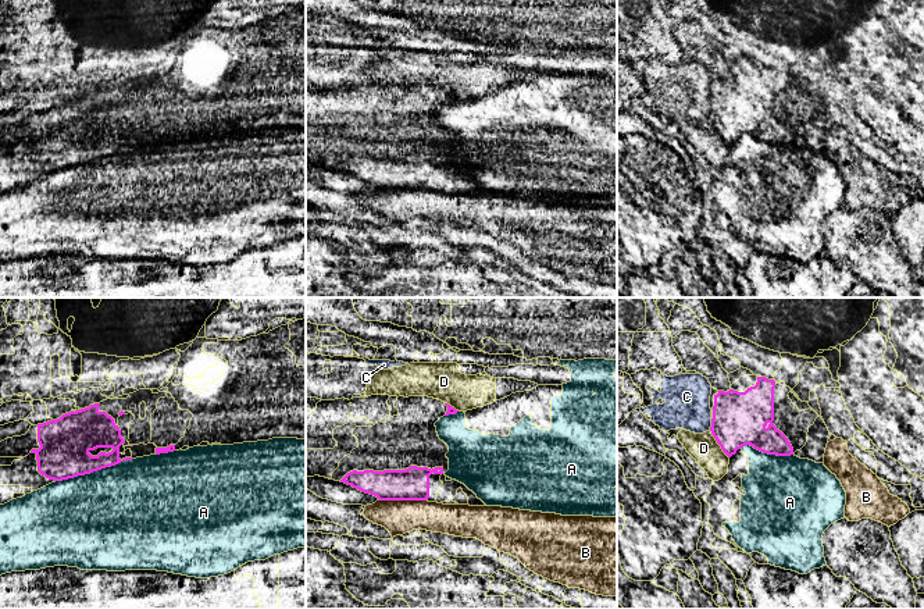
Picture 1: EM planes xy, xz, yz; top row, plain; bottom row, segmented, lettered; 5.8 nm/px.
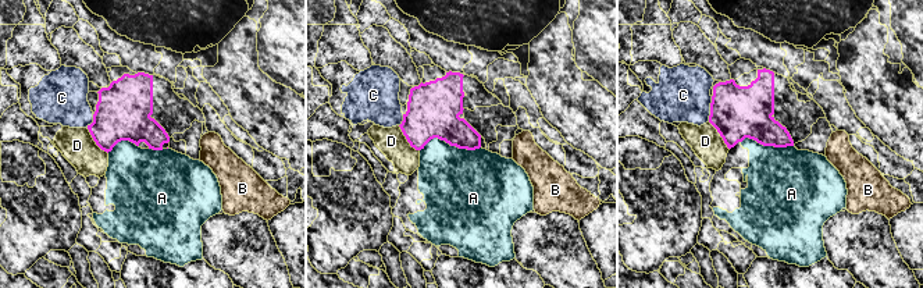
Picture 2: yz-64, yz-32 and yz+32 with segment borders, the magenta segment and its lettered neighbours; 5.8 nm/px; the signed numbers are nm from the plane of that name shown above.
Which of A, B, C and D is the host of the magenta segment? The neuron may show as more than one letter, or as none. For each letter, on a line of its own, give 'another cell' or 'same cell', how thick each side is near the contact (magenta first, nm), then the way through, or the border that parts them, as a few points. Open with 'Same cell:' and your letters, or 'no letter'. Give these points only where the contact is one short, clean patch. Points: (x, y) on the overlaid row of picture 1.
Same cell: no letter
A: another cell; 280 nm thick on the magenta side, 480 nm on the other
B: another cell; 190 nm thick on the magenta side, 190 nm on the other; border along xz (380, 499), (425, 501)
C: another cell; 320 nm thick on the magenta side, 260 nm on the other
D: another cell; 320 nm thick on the magenta side, 170 nm on the other; border along yz (710, 430), (716, 442), (728, 458)

